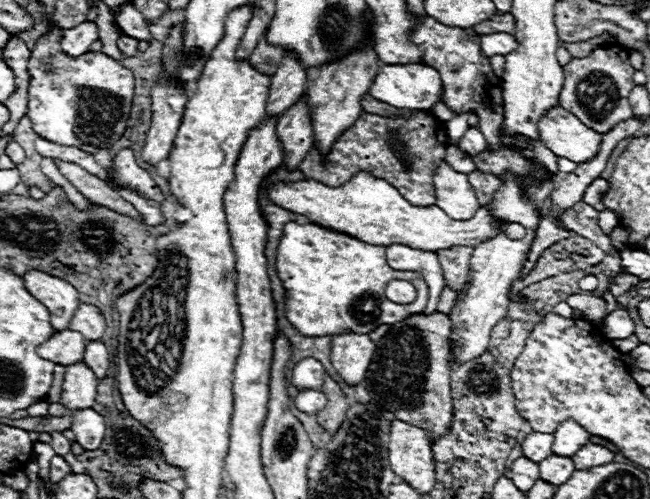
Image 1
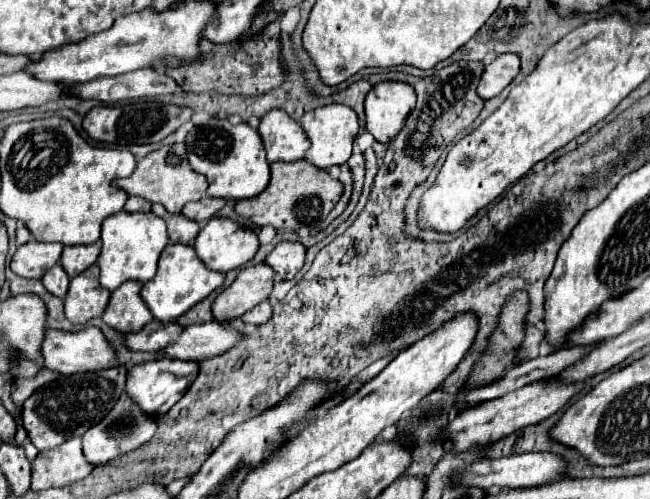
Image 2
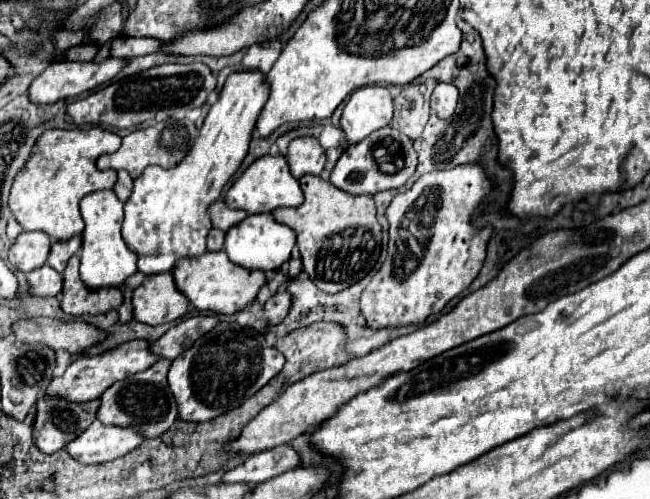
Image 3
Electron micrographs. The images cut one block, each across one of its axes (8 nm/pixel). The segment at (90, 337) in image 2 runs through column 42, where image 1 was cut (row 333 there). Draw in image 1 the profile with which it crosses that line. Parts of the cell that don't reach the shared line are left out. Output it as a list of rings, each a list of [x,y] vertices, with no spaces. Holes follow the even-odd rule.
[[[344,332],[332,336],[332,364],[348,384],[358,384],[372,362],[376,344],[368,334]]]

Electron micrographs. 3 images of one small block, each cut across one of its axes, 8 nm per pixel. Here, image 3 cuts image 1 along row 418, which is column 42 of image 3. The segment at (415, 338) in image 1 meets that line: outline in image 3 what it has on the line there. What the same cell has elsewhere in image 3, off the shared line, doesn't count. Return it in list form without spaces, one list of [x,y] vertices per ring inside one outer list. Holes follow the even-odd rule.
[[[40,398],[36,402],[34,442],[44,454],[62,450],[68,442],[76,440],[94,420],[100,400],[86,404],[68,404],[60,398]]]

